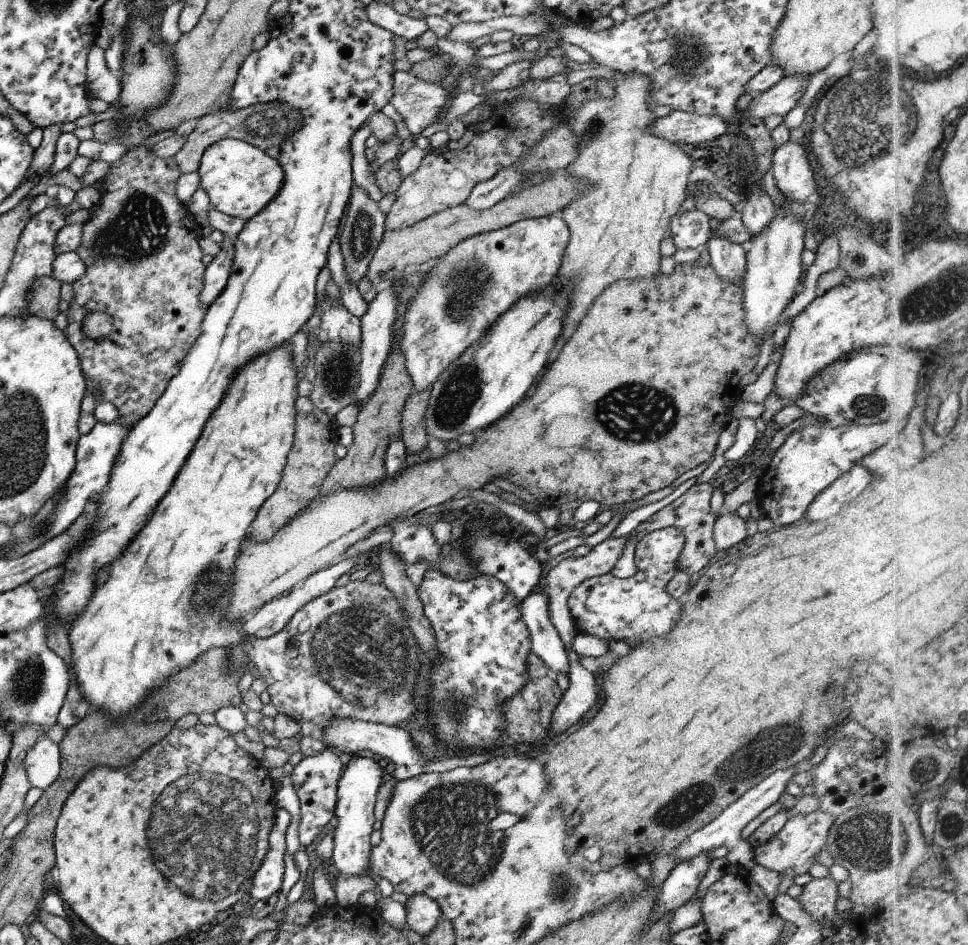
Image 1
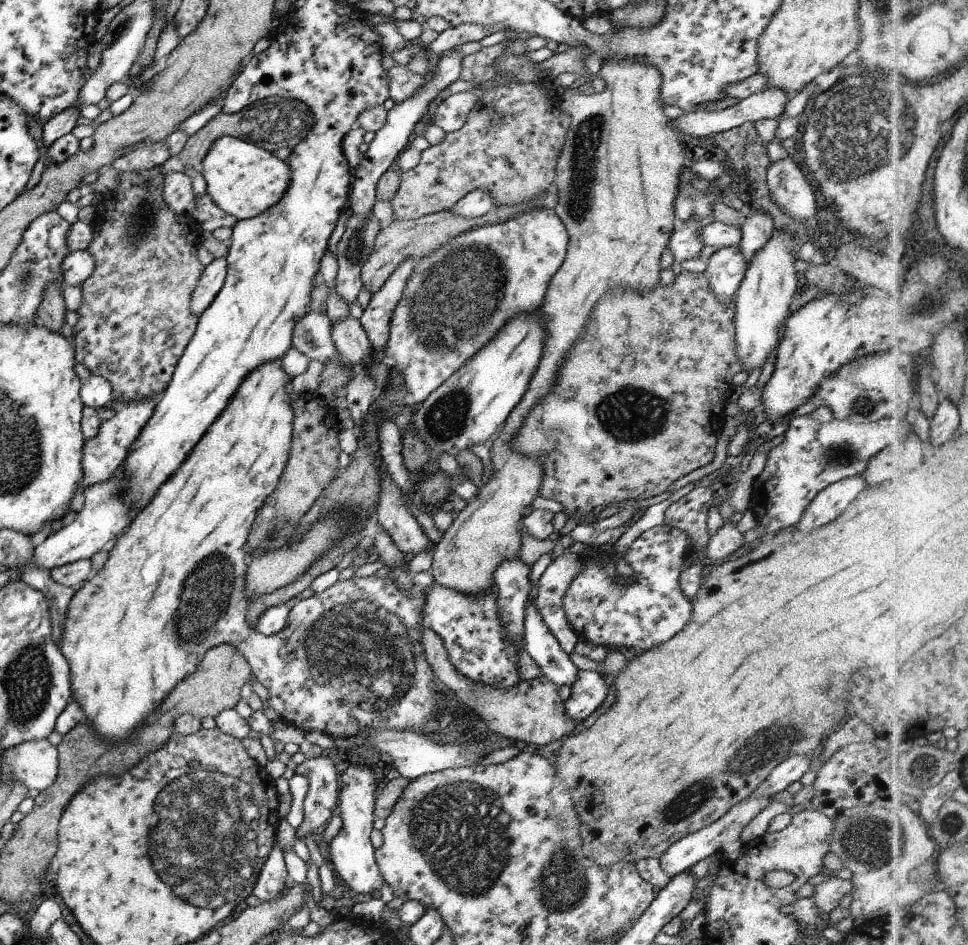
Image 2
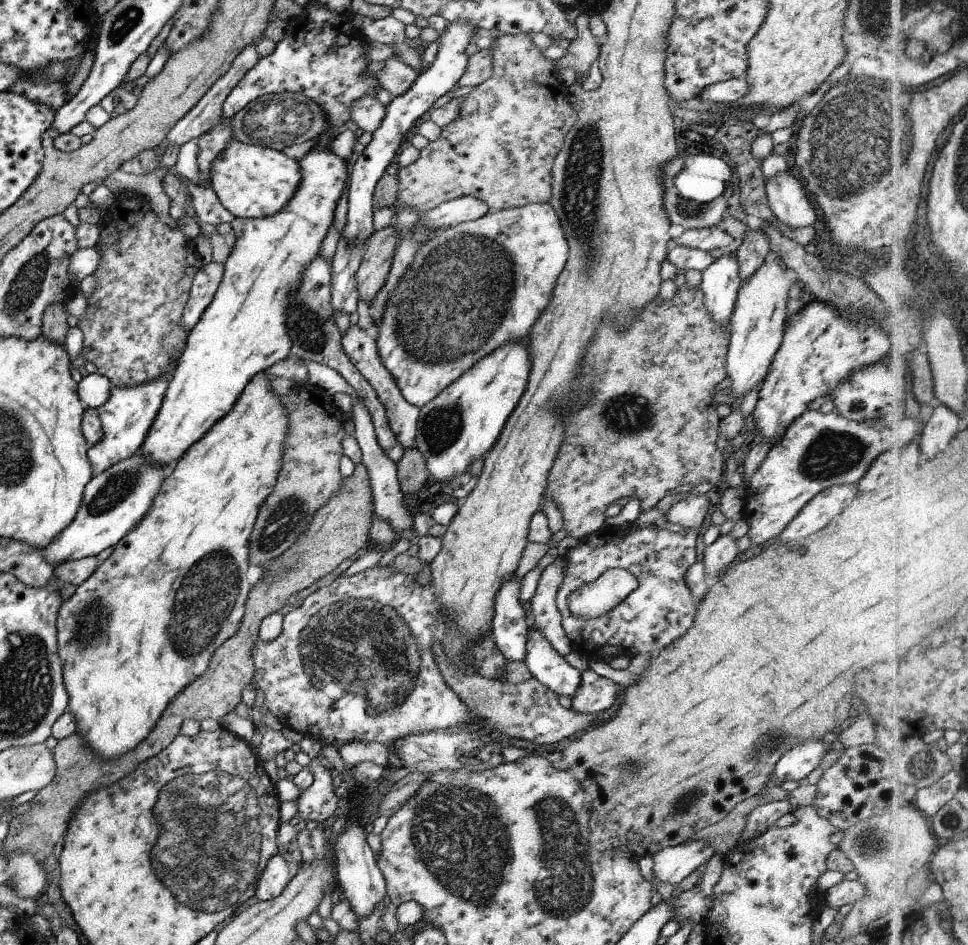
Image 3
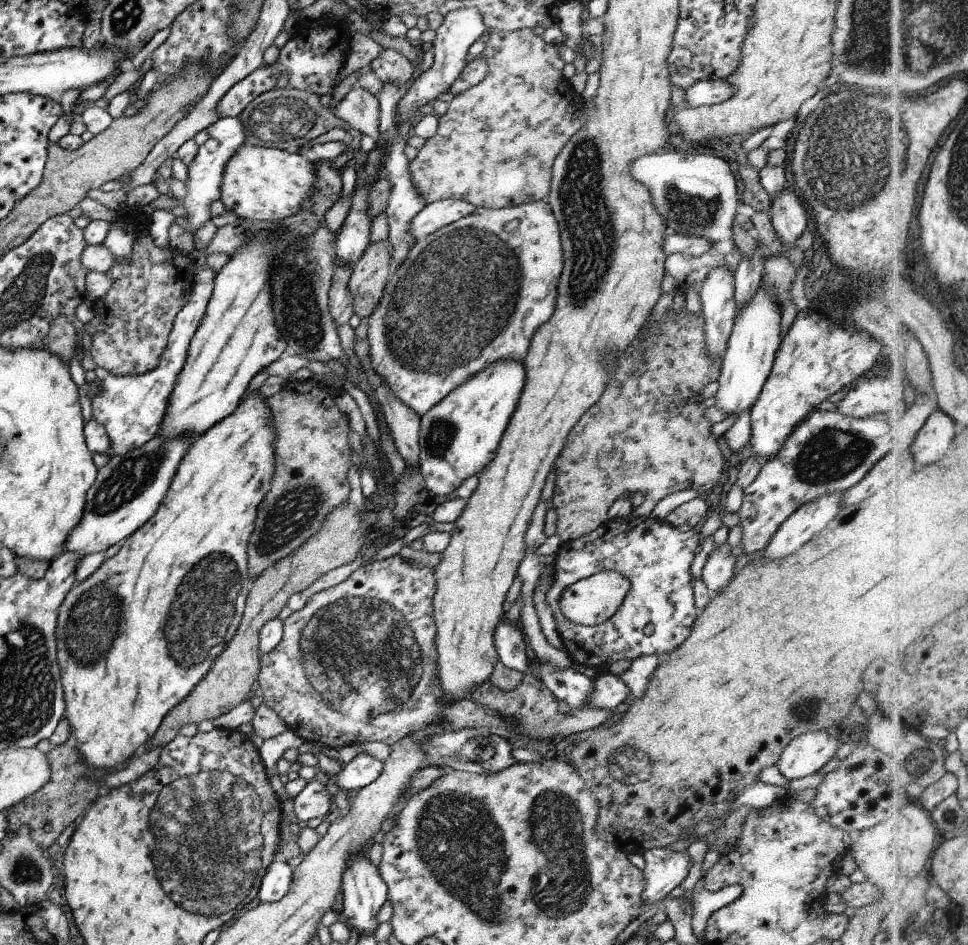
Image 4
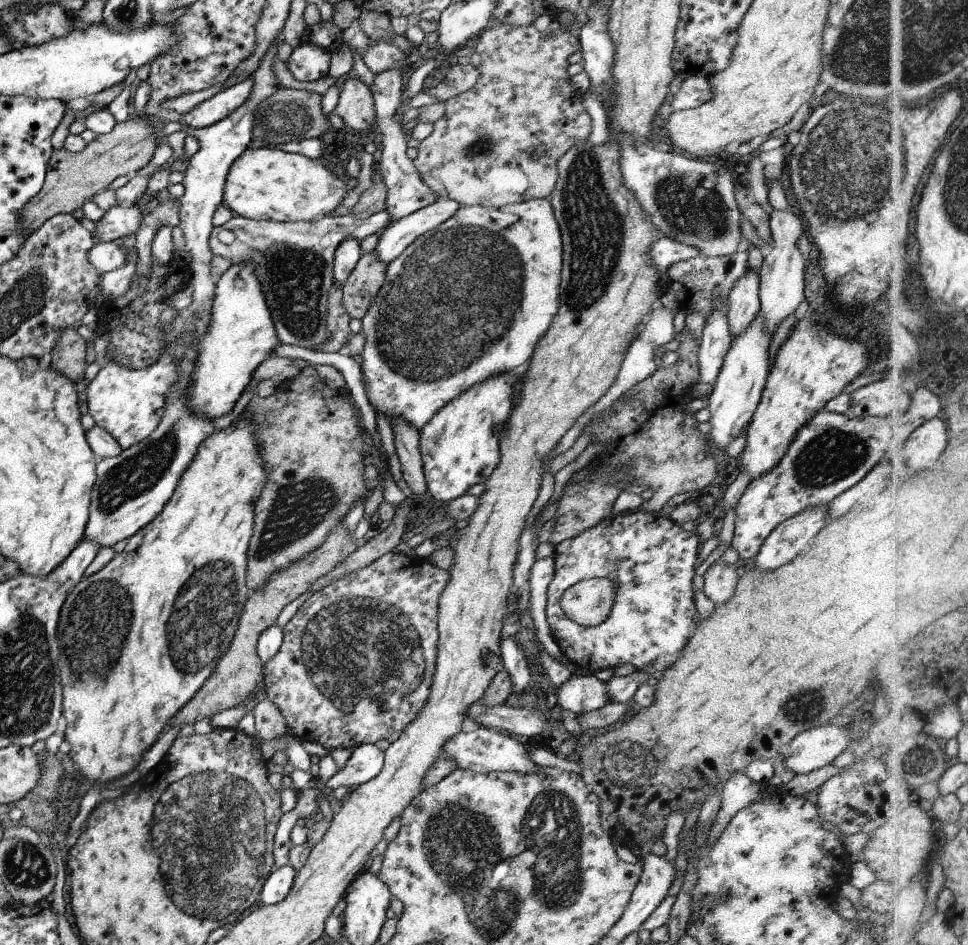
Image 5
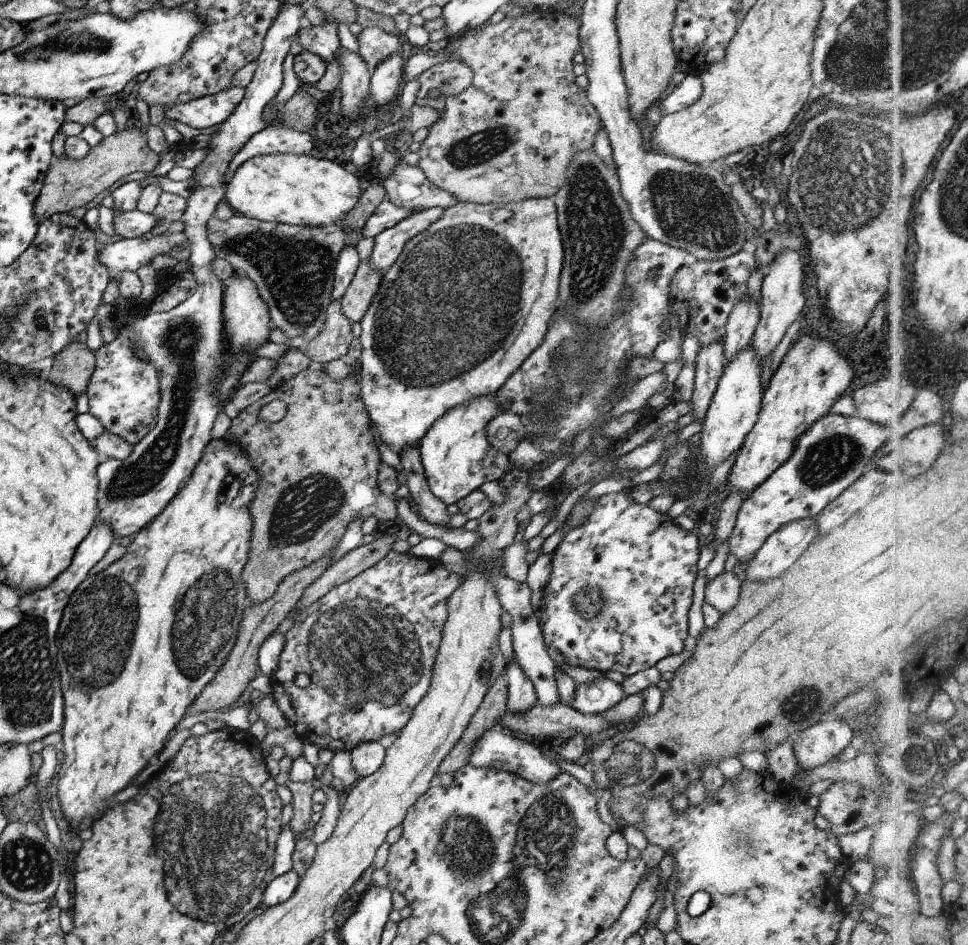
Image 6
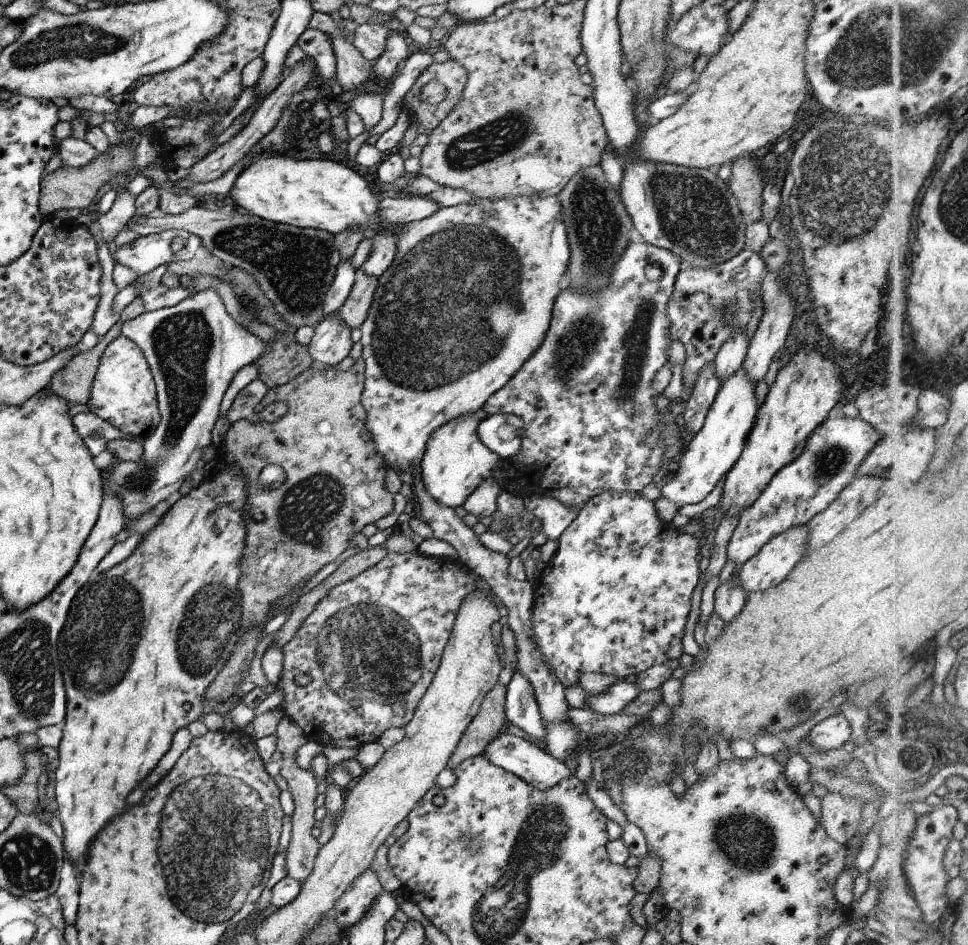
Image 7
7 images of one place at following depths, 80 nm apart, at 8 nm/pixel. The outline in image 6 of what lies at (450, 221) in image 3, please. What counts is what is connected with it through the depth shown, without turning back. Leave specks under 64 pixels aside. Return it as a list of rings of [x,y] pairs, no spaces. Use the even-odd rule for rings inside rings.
[[[429,207],[413,211],[391,228],[376,234],[373,237],[372,252],[368,258],[370,265],[383,273],[401,254],[403,245],[410,238],[433,224],[438,218],[441,218],[444,210],[441,207]]]

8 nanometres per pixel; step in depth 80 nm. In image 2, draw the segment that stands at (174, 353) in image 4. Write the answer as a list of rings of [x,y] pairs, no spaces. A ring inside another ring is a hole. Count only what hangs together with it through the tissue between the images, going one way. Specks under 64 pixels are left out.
[[[226,257],[214,258],[200,272],[197,286],[191,293],[190,309],[199,316],[213,302],[217,291],[223,286],[226,269]],[[155,397],[136,403],[115,403],[111,401],[110,405],[115,411],[115,415],[111,419],[101,422],[93,438],[83,441],[80,462],[82,479],[78,482],[78,492],[81,493],[88,486],[108,481],[114,475],[114,472],[121,466],[131,442],[135,440],[136,434],[139,434],[139,430],[151,416],[156,402]]]

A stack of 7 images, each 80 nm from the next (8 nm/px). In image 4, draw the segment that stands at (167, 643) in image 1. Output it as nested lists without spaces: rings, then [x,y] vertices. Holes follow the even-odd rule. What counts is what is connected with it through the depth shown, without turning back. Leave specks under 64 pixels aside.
[[[258,390],[240,400],[235,410],[208,428],[189,443],[186,453],[176,466],[167,492],[158,509],[137,530],[123,539],[117,553],[105,559],[83,582],[69,589],[58,608],[55,629],[56,659],[59,664],[60,683],[65,703],[64,716],[70,724],[71,743],[75,744],[77,756],[93,770],[117,770],[133,754],[138,754],[144,744],[157,730],[159,722],[175,703],[182,701],[189,691],[209,670],[214,658],[227,646],[240,623],[244,602],[252,587],[246,567],[246,548],[254,527],[258,504],[269,492],[274,471],[274,426],[272,414],[265,402],[266,397]],[[393,553],[390,557],[377,562],[371,562],[365,566],[358,567],[351,572],[345,580],[334,586],[325,588],[305,601],[304,606],[294,611],[282,621],[282,637],[279,642],[265,654],[259,657],[259,670],[256,674],[255,686],[261,689],[261,698],[265,706],[275,711],[275,714],[291,729],[299,738],[311,743],[319,742],[322,746],[338,749],[348,744],[361,744],[363,742],[379,741],[389,746],[407,735],[413,735],[423,731],[432,725],[442,725],[445,730],[456,731],[465,727],[485,727],[488,730],[507,733],[509,730],[515,732],[512,722],[502,719],[496,711],[477,706],[471,699],[465,697],[460,702],[447,701],[442,703],[444,694],[440,689],[438,679],[437,651],[434,643],[436,626],[434,623],[434,612],[432,609],[432,596],[435,592],[435,579],[431,569],[427,567],[413,568],[403,562],[398,555]]]

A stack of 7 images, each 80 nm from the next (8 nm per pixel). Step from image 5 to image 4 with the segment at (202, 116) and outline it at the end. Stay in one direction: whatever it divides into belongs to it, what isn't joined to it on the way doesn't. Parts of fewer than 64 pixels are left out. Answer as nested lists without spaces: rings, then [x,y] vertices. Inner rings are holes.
[[[327,14],[317,20],[304,22],[278,49],[273,64],[263,63],[225,92],[217,103],[217,114],[220,118],[237,117],[253,98],[273,89],[304,90],[327,100],[333,87],[341,81],[339,70],[343,68],[349,54],[349,38],[352,34],[343,17],[336,19]]]

